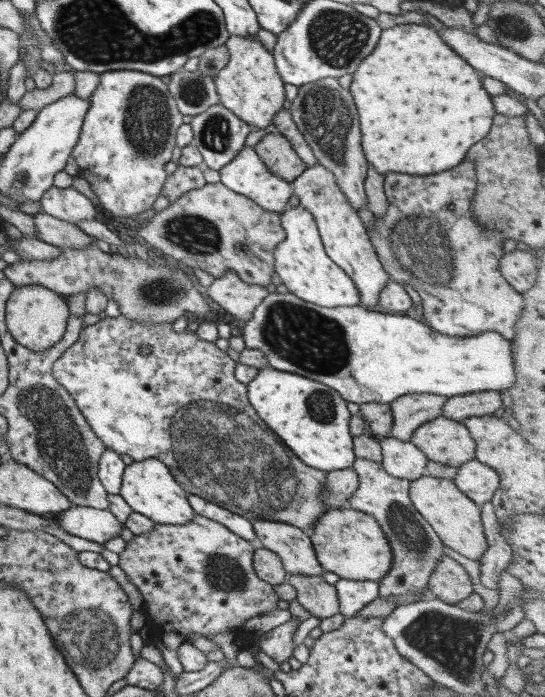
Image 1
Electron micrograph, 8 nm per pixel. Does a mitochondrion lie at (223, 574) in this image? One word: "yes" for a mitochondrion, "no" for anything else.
yes

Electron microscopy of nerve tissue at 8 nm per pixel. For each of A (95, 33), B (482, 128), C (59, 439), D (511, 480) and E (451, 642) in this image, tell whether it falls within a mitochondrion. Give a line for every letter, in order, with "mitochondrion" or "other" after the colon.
A: mitochondrion
B: other
C: mitochondrion
D: other
E: mitochondrion

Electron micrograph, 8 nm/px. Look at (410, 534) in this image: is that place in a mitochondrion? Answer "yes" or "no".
yes

